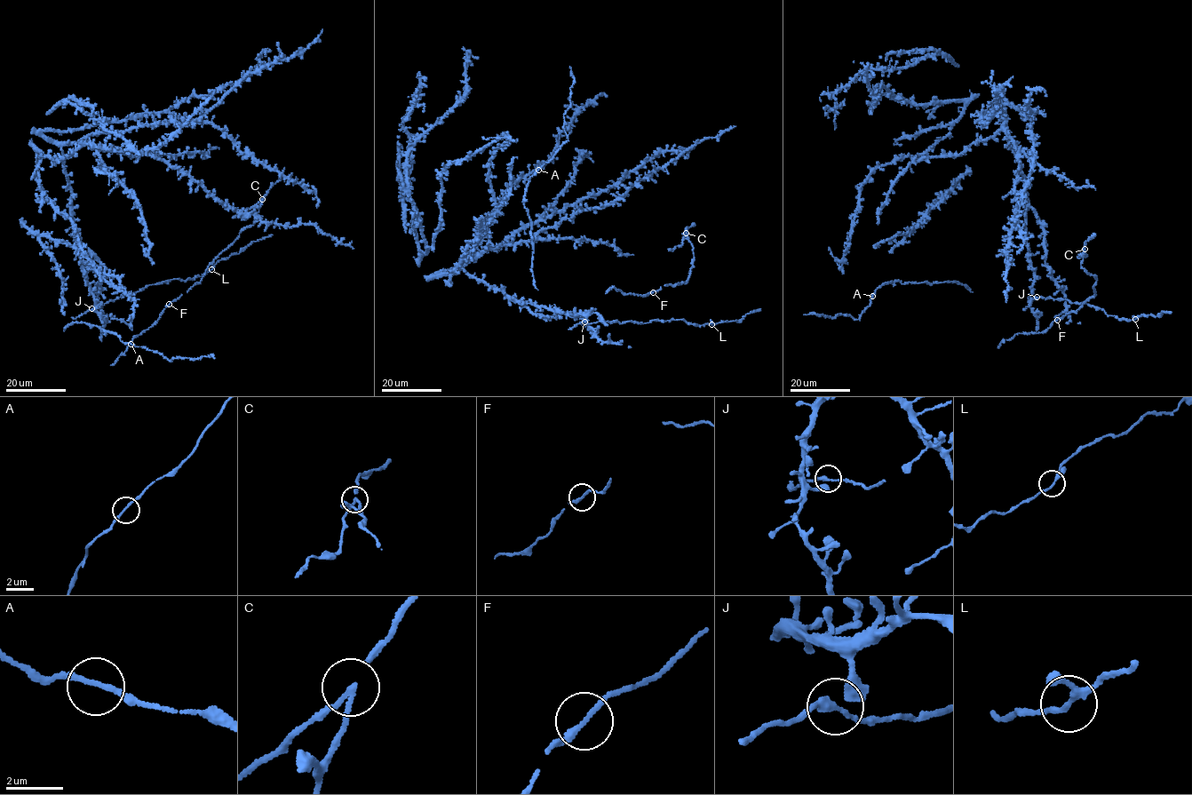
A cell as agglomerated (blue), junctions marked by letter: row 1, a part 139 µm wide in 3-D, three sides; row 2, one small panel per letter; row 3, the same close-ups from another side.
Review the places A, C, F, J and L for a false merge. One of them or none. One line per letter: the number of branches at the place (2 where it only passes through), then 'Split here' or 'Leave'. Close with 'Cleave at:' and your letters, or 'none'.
A: Branches: 2. Leave
C: Branches: 3. Split here
F: Branches: 2. Leave
J: Branches: 3. Leave
L: Branches: 3. Leave
Cleave at: C

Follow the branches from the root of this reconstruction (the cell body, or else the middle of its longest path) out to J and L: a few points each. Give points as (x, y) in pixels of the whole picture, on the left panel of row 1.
J: (46, 140), (52, 140), (61, 152), (71, 190), (77, 255), (94, 298), (95, 311), (91, 308)
L: (46, 140), (61, 152), (77, 255), (94, 298), (93, 310), (149, 285), (193, 279), (211, 269)

